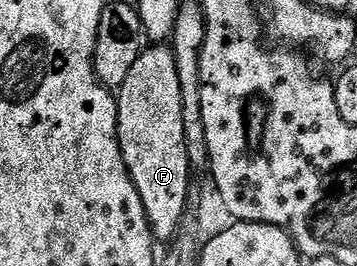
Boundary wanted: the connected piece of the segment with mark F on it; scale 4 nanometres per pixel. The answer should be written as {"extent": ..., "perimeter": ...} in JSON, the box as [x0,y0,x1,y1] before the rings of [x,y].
{"extent":[116,44,192,244],"perimeter":[[[154,44],[143,49],[136,64],[132,64],[132,72],[128,72],[128,80],[117,87],[116,101],[122,159],[130,179],[140,192],[150,231],[159,243],[170,244],[180,228],[192,185],[192,169],[184,136],[180,76],[176,76],[173,49],[166,44]]]}

